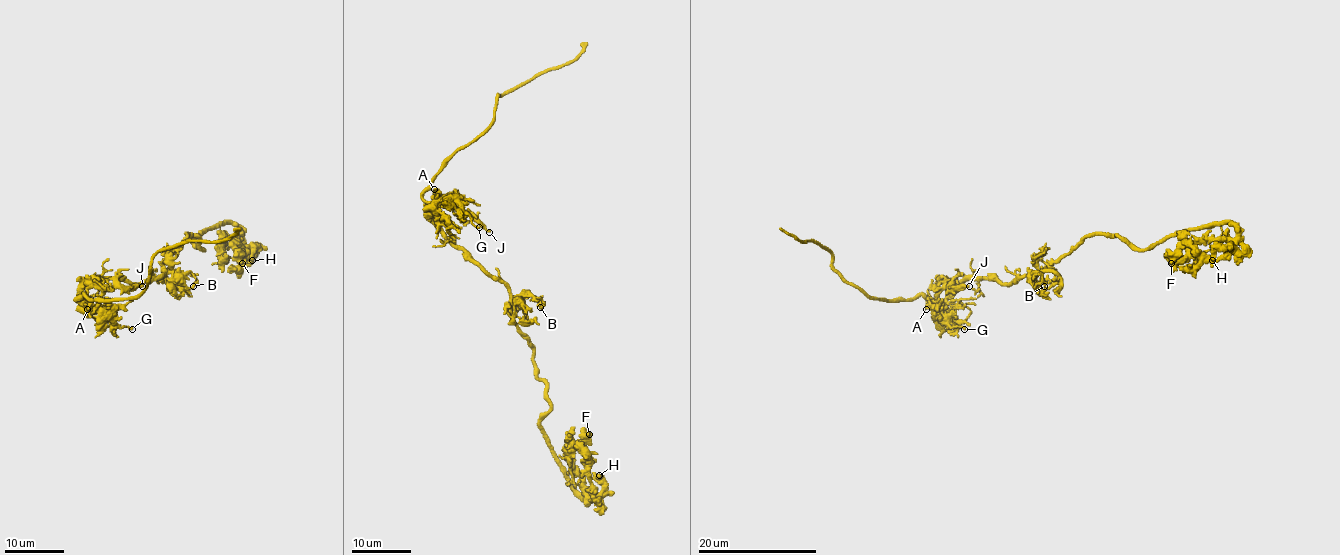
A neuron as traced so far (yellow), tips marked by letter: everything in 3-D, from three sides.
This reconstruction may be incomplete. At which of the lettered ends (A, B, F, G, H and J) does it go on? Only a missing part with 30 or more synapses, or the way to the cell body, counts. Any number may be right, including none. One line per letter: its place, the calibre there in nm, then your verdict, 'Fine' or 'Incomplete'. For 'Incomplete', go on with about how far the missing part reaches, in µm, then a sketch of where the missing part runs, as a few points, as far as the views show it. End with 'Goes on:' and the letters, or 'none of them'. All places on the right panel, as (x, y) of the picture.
A: Place: (926, 309). Thickness 220 nm. Fine
B: Place: (1044, 286). Thickness 170 nm. Fine
F: Place: (1171, 263). Thickness 440 nm. Fine
G: Place: (964, 329). Thickness 190 nm. Fine
H: Place: (1212, 260). Thickness 360 nm. Fine
J: Place: (969, 286). Thickness 220 nm. Fine
Goes on: none of them

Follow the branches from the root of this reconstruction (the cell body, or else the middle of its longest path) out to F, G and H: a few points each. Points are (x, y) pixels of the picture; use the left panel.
F: (147, 280), (163, 272), (187, 235), (196, 235), (203, 248), (193, 241), (216, 225), (239, 228), (242, 263)
G: (147, 280), (126, 283), (93, 278), (81, 292), (93, 308), (103, 308), (120, 326), (132, 329)
H: (147, 280), (163, 272), (187, 235), (203, 248), (193, 241), (216, 225), (234, 223), (255, 248), (252, 260)

